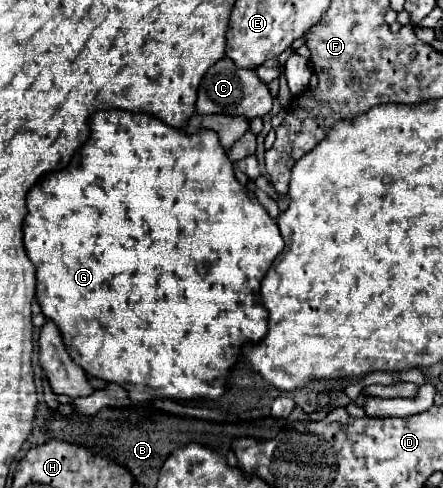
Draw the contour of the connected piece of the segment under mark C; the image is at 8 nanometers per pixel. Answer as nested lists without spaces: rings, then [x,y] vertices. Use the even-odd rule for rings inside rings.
[[[221,58],[213,64],[201,80],[199,98],[197,98],[197,114],[227,114],[227,116],[243,116],[247,120],[263,118],[273,106],[273,96],[269,94],[267,84],[263,84],[253,70],[237,68],[229,58]]]

